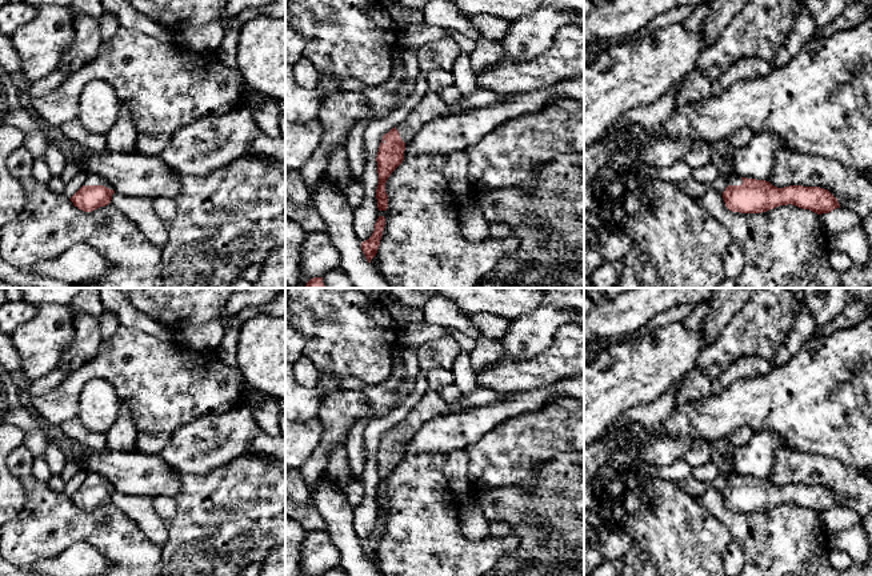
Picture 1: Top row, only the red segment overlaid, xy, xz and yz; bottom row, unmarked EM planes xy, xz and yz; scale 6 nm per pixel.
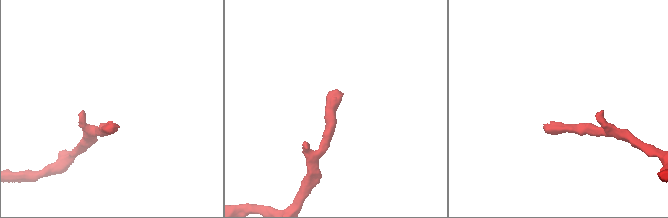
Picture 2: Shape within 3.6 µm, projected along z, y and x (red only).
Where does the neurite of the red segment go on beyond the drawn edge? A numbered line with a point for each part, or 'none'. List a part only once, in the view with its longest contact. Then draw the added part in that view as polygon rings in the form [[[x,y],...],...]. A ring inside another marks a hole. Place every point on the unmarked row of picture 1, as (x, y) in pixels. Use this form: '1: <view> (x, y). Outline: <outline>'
1: xy (92, 478). Outline: [[[93,472],[92,473],[88,473],[84,484],[85,485],[87,484],[104,484],[104,485],[107,485],[109,488],[113,488],[112,484],[104,476],[97,475],[97,473],[93,473]]]

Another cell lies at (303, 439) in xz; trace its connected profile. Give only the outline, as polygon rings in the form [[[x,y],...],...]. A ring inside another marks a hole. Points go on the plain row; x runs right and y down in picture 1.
[[[317,419],[308,421],[285,420],[285,473],[316,455],[323,440],[323,425]]]

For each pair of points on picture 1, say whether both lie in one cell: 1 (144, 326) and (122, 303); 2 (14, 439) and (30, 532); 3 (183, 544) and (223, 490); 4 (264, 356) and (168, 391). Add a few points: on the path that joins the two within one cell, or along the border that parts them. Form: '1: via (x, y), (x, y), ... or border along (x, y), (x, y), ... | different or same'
1: via (139, 320), (127, 308) | same
2: border along (14, 474), (24, 490), (24, 506), (14, 519) | different
3: via (196, 531), (223, 503) | same
4: border along (238, 367), (246, 383) | different

